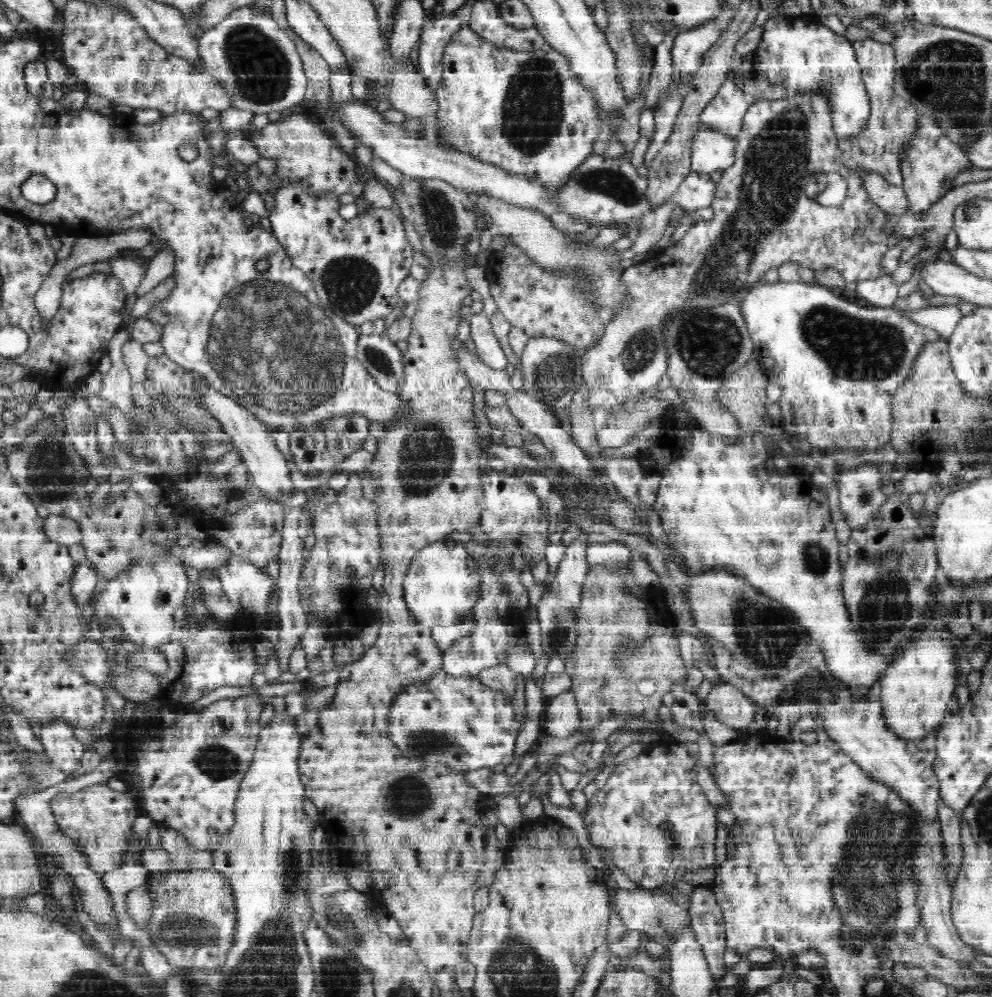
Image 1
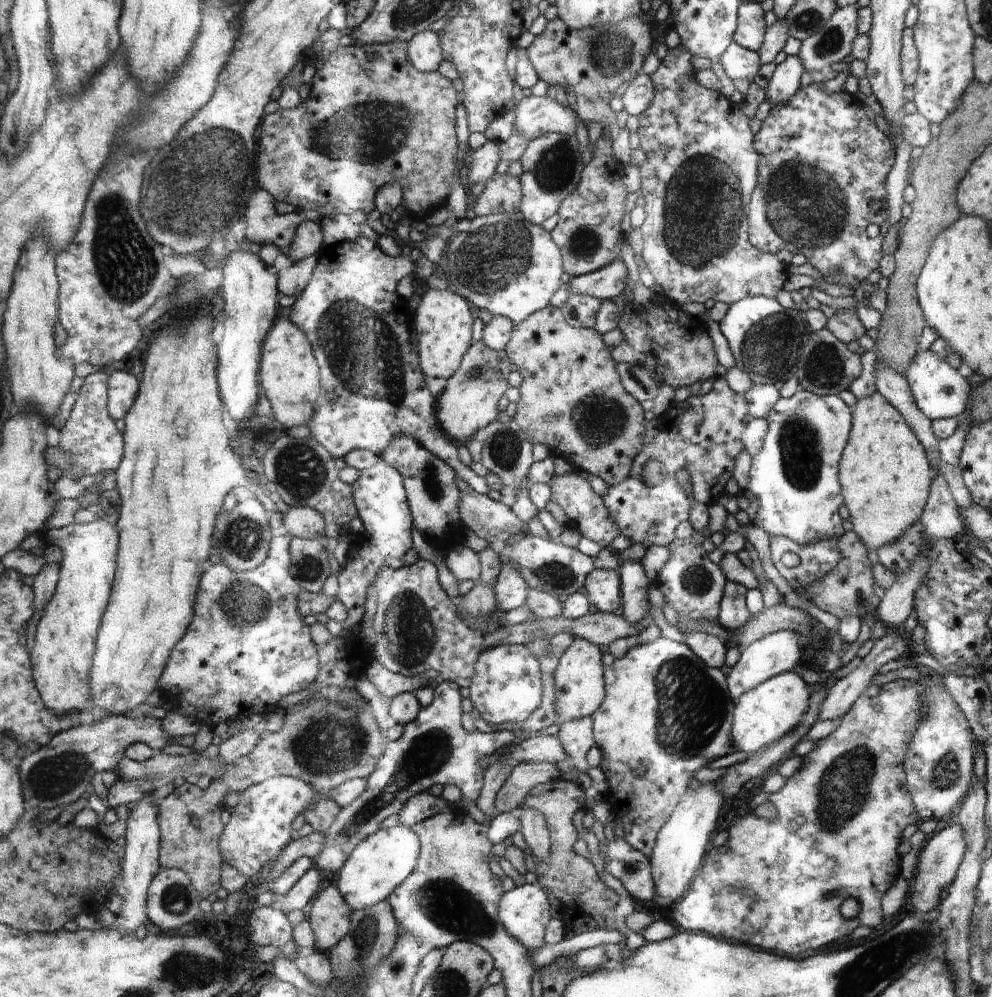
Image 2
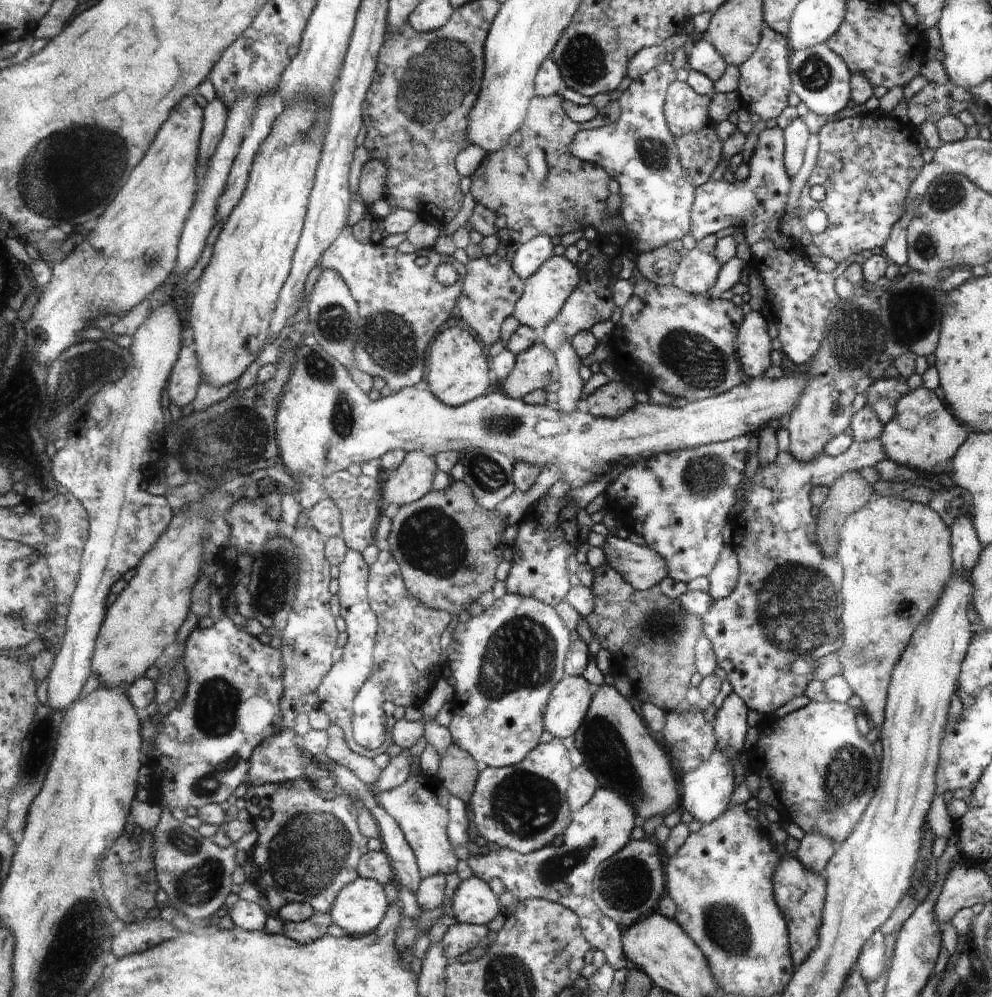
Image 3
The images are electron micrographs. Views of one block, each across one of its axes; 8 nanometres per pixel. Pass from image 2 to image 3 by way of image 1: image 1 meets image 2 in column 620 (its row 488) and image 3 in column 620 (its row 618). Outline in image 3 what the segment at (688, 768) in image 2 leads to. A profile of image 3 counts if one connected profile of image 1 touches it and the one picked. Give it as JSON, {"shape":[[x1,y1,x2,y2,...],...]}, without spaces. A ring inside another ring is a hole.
{"shape":[[597,788,593,800,573,812,573,822,563,836,561,848,537,850,531,854,519,854,501,848,499,852,485,856,471,856,469,866,473,870,473,876,485,880,487,884,497,878,503,880,505,888,513,892,521,902,543,898,569,908,573,914,577,914,585,940,593,946,593,950,603,952,611,970,617,972,629,968,625,952,621,950,621,930,615,922,611,922,611,918,603,916,595,908,591,900,591,880,593,876,597,876,597,868,605,864,605,860,617,856,617,852,625,848,629,832,633,830,633,812,633,806,629,806,629,802,623,802,623,792,615,792,613,788]]}

